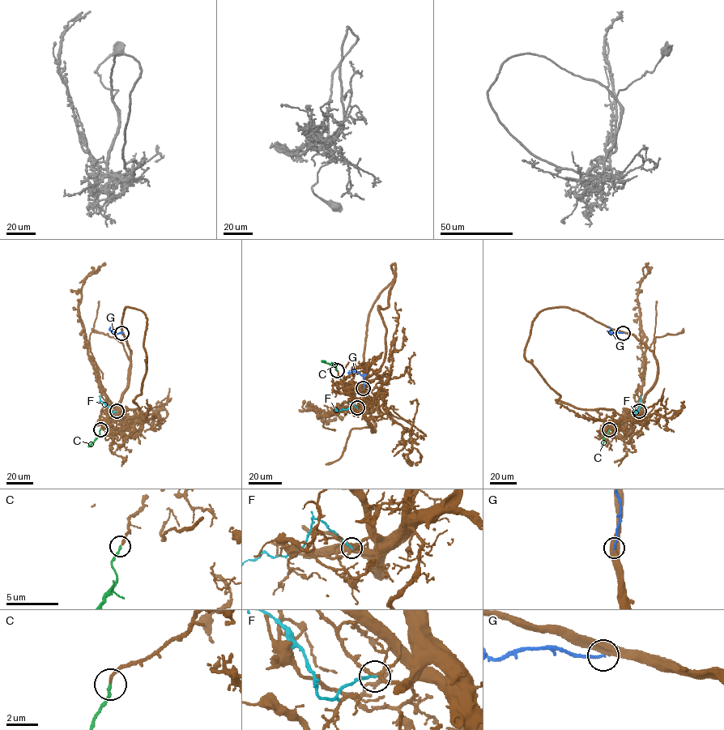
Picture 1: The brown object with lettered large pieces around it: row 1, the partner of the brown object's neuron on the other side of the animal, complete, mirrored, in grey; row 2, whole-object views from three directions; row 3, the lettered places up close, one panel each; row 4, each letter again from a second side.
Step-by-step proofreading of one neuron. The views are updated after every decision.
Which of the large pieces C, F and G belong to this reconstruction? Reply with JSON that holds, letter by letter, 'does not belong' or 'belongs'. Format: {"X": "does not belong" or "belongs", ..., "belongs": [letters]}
{"C": "belongs", "F": "does not belong", "G": "does not belong", "belongs": ["C"]}

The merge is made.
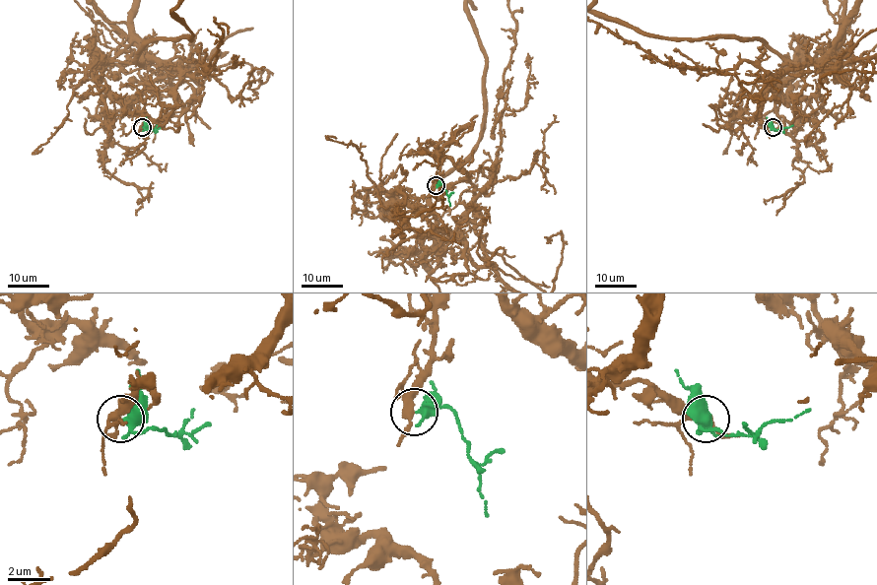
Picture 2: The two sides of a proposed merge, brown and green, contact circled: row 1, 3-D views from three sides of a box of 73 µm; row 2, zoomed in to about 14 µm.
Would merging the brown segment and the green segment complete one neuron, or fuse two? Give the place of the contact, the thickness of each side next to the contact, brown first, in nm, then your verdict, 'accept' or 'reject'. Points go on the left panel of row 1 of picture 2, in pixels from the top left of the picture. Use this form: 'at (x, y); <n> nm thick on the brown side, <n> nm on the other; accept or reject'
at (142, 127); 280 nm thick on the brown side, 320 nm on the other; accept

